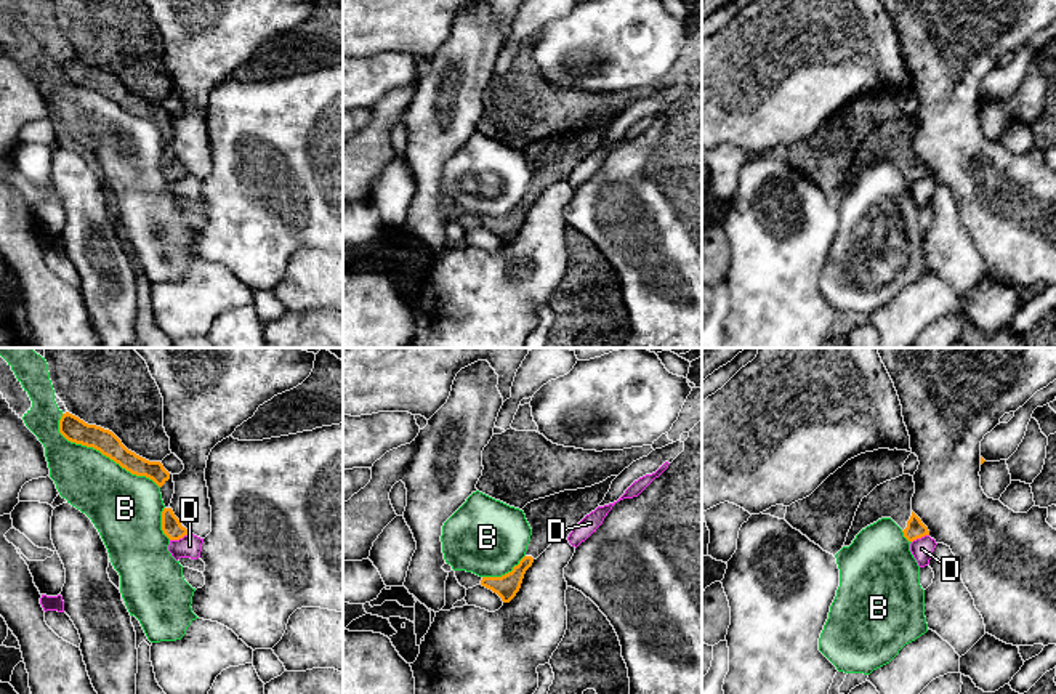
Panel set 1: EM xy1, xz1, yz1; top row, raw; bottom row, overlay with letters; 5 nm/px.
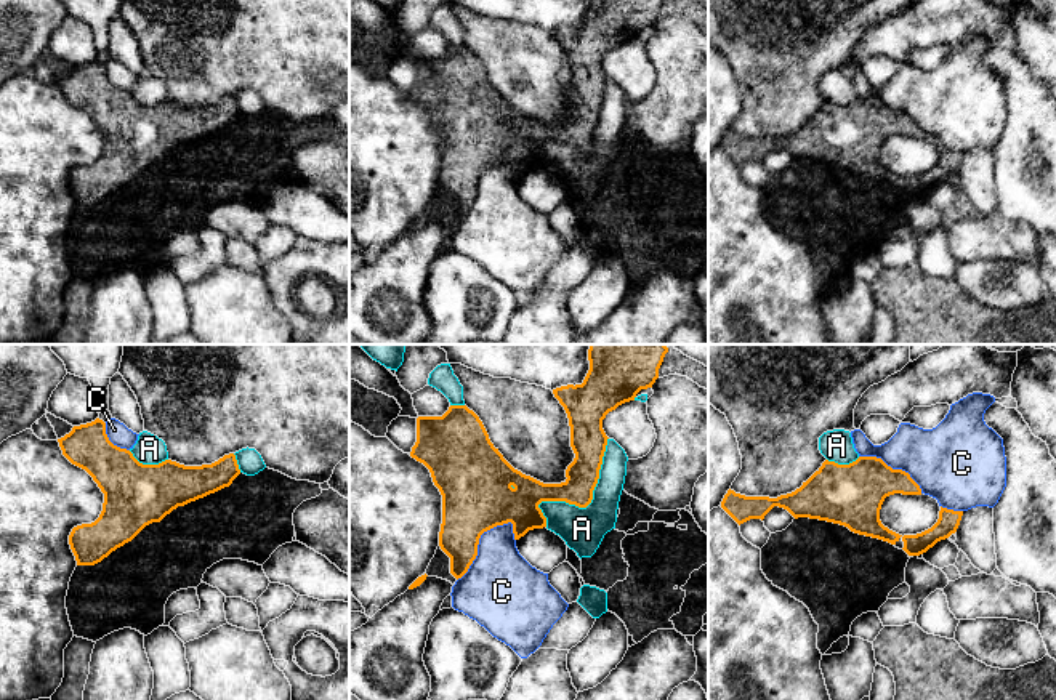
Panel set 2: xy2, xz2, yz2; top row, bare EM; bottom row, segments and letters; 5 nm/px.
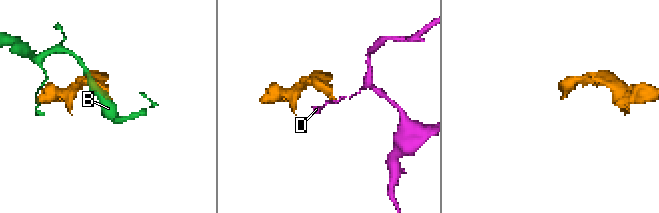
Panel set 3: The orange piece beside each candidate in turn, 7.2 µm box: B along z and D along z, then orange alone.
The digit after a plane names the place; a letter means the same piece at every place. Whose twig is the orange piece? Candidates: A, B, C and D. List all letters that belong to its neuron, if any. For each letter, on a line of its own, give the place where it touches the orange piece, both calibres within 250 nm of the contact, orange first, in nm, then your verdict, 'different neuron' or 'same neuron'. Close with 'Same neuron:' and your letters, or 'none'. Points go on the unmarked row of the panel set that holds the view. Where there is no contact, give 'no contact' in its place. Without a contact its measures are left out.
A: xz2 (585, 148) | 160/220 nm | different neuron
B: xy1 (101, 93) | 120/320 nm | different neuron
C: xz2 (478, 185) | 360/380 nm | different neuron
D: xy1 (178, 180) | 100/110 nm | different neuron
Same neuron: none

